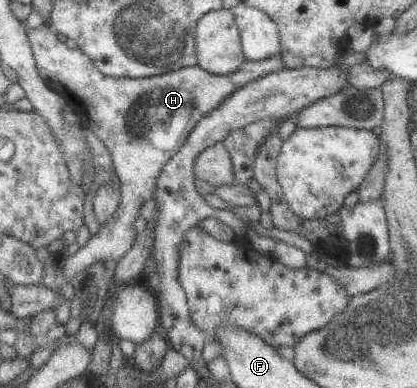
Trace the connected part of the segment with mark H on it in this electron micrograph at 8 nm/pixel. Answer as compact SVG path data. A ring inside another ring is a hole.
M22 23L31 45L35 68L43 81L68 101L81 103L89 119L89 130L108 150L119 180L121 198L115 212L99 226L98 232L73 255L62 255L58 261L63 281L70 281L75 273L86 270L92 263L108 261L115 264L132 246L134 221L140 206L153 197L156 179L162 167L180 150L194 125L224 103L245 83L261 75L284 68L277 53L260 61L246 60L238 71L214 75L201 67L190 66L141 78L117 78L100 73L92 60L77 48L67 48L57 38L57 32L44 24L30 28Z

